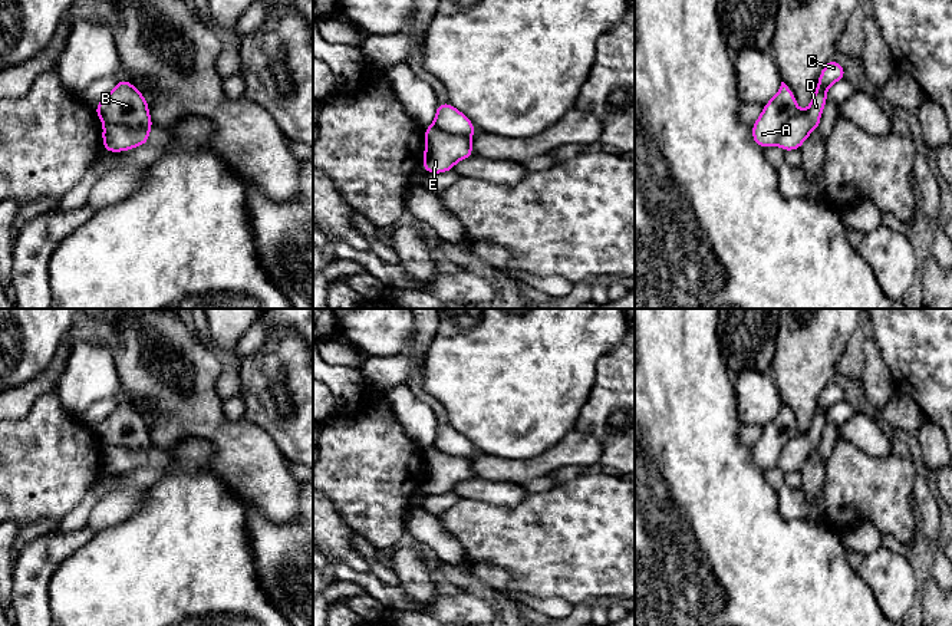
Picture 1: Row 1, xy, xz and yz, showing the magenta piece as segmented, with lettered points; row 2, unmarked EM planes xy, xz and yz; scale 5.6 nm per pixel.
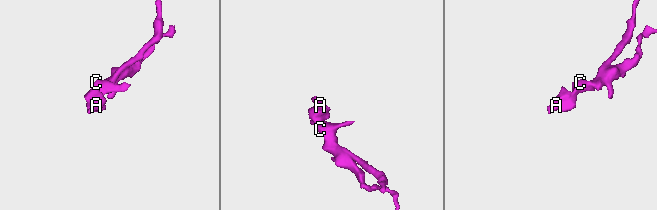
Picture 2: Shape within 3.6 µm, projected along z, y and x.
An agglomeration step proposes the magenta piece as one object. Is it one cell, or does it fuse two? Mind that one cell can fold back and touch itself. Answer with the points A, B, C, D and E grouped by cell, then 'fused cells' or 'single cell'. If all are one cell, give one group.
A B C / D E | fused cells

